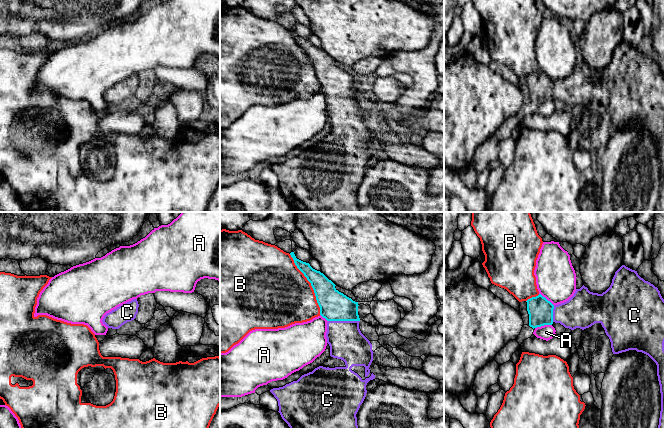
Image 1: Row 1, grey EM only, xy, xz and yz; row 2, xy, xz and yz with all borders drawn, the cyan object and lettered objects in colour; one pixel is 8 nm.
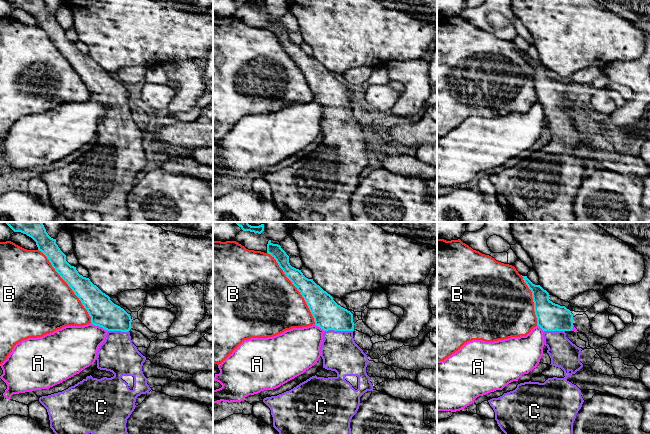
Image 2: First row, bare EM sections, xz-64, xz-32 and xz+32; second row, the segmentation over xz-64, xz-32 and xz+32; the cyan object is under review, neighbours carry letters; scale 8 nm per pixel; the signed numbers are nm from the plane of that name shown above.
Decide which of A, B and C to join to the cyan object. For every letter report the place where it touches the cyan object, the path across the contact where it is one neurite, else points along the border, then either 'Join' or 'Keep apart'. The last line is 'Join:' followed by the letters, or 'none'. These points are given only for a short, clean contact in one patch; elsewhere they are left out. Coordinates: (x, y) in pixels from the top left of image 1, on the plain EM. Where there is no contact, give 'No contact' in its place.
A: Touches cyan at yz (543, 101). Keep apart
B: Touches cyan at xz (311, 60). Keep apart
C: Touches cyan at xz (344, 96). Join
Join: C

